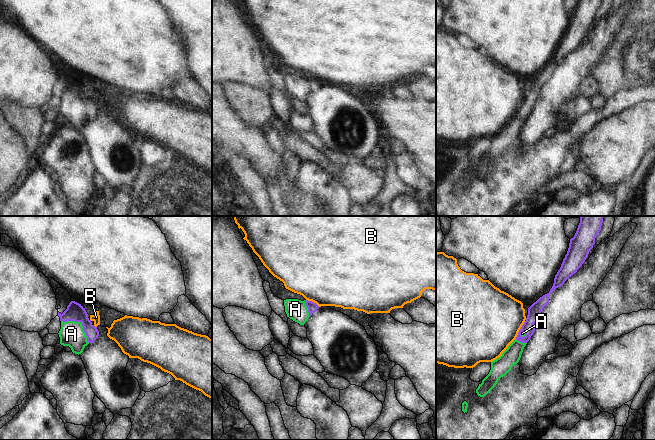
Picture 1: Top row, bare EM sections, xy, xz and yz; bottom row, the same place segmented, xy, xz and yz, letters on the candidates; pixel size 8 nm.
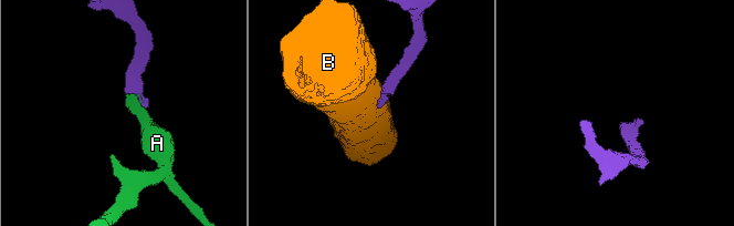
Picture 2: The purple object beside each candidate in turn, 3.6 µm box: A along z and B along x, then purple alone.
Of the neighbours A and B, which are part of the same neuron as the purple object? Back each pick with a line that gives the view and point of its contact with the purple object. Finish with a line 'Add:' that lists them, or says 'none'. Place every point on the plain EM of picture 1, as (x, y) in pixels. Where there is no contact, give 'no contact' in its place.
A: contact xy (81, 98)
Add: A

